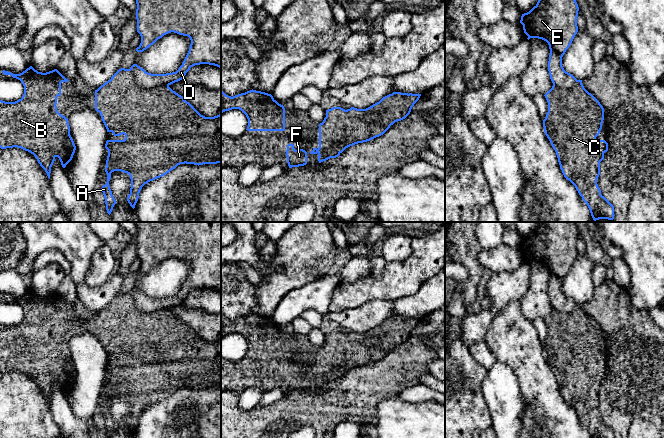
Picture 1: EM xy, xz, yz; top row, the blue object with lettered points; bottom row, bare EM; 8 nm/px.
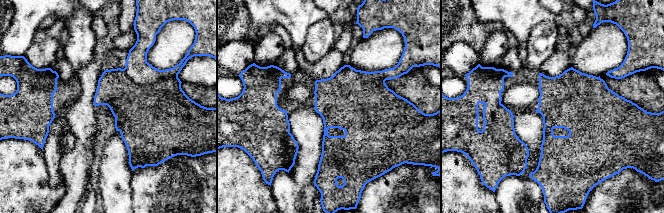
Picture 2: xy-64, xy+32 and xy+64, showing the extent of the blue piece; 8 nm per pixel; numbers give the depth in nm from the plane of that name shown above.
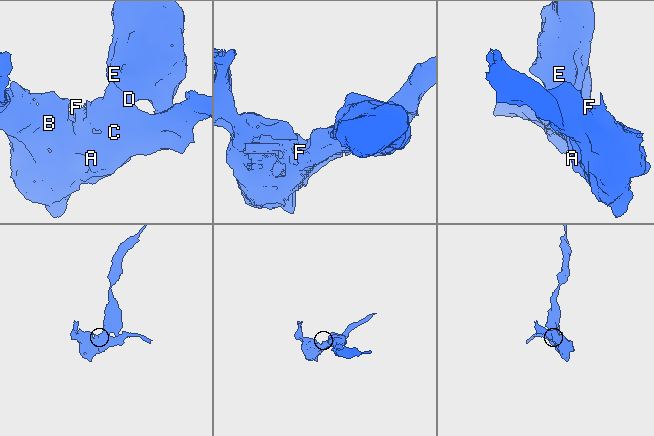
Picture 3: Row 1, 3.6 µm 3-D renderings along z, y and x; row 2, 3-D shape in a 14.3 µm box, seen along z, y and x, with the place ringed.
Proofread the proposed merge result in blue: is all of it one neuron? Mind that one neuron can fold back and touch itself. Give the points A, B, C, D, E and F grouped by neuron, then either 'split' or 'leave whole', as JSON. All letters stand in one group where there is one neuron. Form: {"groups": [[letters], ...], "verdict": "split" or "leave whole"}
{"groups": [["A", "B", "C", "F"], ["D", "E"]], "verdict": "split"}

